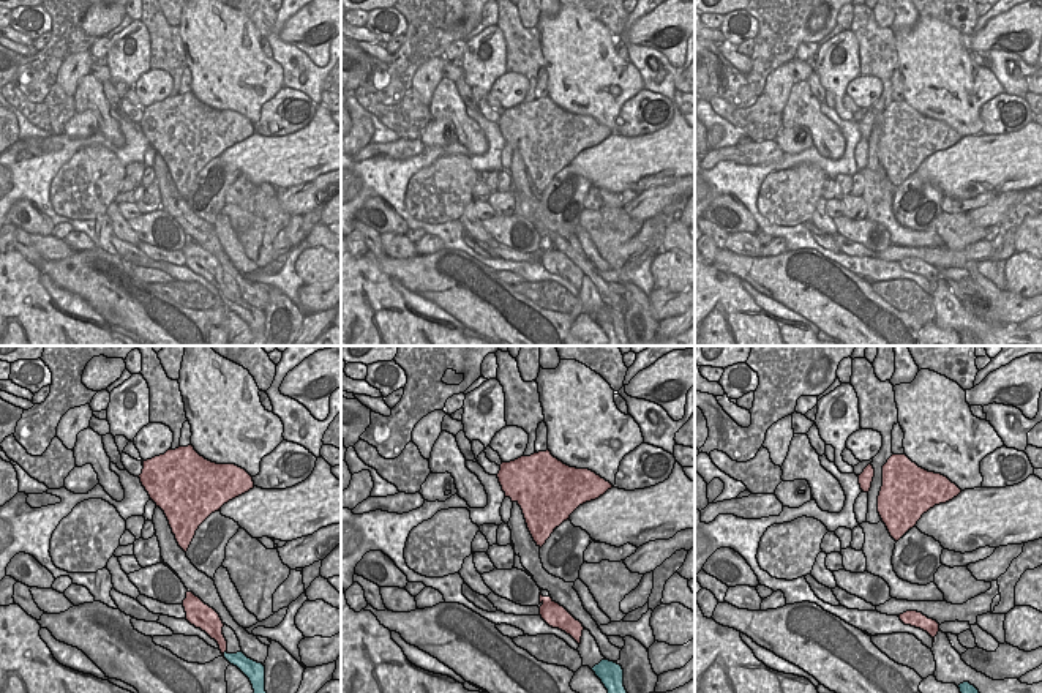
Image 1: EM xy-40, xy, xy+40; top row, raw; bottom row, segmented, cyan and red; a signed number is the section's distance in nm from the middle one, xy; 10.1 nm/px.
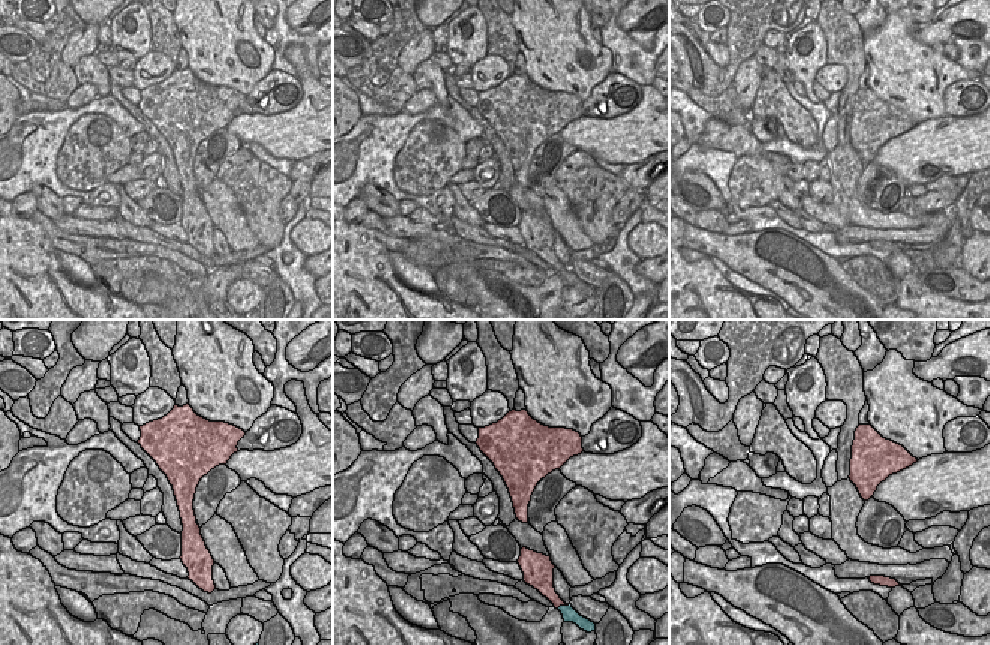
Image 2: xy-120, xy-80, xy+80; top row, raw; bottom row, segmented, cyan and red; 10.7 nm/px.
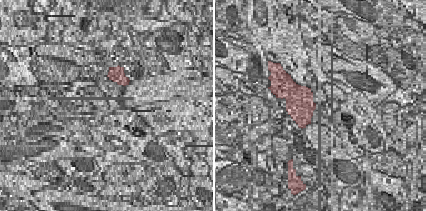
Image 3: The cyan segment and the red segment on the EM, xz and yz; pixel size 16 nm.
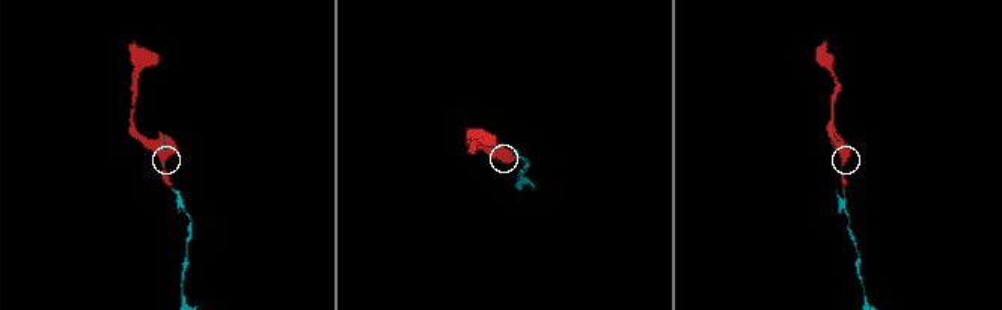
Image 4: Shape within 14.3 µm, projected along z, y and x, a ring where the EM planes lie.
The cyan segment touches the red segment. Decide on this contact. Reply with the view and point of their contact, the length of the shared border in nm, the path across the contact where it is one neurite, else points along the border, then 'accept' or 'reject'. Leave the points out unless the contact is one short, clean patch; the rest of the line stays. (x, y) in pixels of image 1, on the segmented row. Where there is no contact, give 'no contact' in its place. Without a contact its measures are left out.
contact xy-40 (224, 654); length 70 nm; accept

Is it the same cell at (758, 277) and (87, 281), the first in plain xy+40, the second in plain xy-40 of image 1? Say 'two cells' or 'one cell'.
one cell

